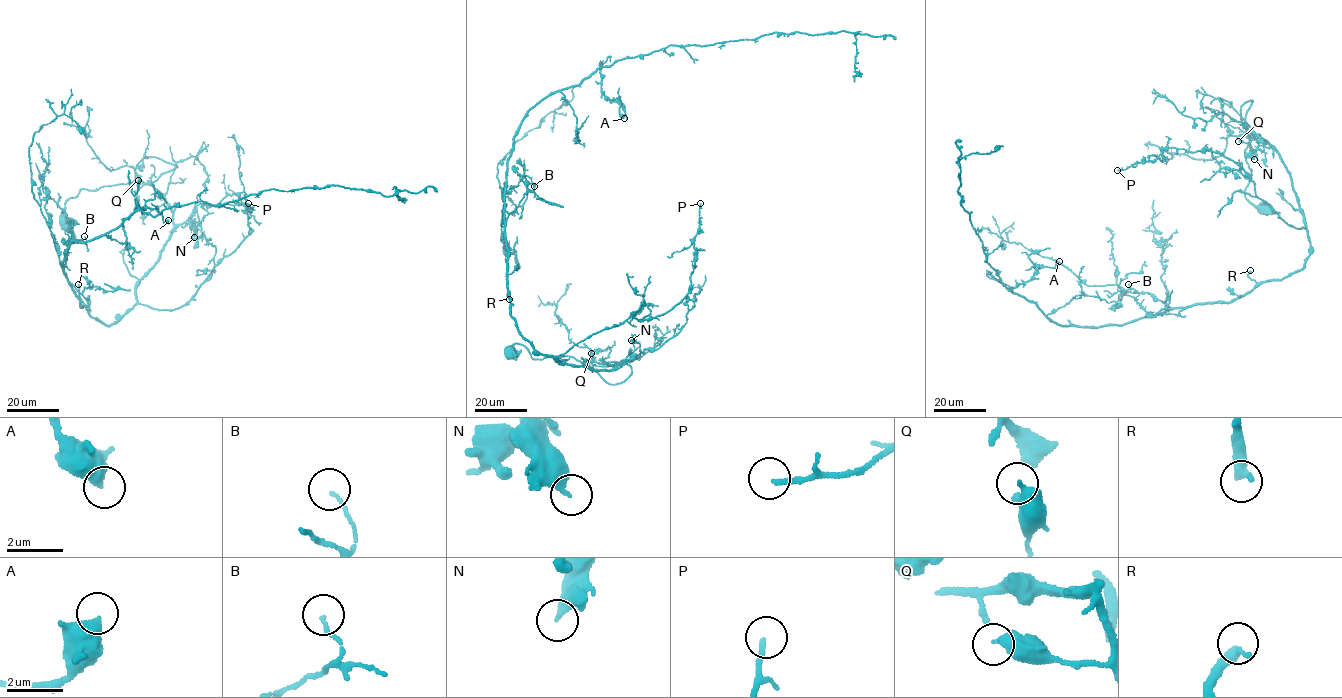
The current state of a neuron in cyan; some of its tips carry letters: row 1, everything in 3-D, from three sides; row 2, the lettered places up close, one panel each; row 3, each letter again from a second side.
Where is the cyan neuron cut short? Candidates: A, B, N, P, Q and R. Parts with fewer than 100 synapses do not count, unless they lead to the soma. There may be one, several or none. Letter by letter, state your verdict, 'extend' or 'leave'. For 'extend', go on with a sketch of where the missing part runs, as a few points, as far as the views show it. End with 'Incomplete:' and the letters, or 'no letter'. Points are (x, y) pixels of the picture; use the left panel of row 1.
A: leave
B: leave
N: leave
P: leave
Q: leave
R: leave
Incomplete: no letter

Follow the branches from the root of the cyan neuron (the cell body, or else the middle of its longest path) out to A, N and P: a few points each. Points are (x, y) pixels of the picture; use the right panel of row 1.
A: (1265, 210), (1244, 191), (1251, 99), (1242, 122), (1304, 216), (1302, 268), (1093, 328), (1010, 289), (1059, 261)
N: (1265, 210), (1244, 191), (1251, 99), (1242, 122), (1272, 147), (1248, 131), (1254, 159)
P: (1265, 210), (1244, 191), (1252, 100), (1242, 122), (1286, 167), (1304, 228), (1209, 150), (1167, 148), (1117, 170)

